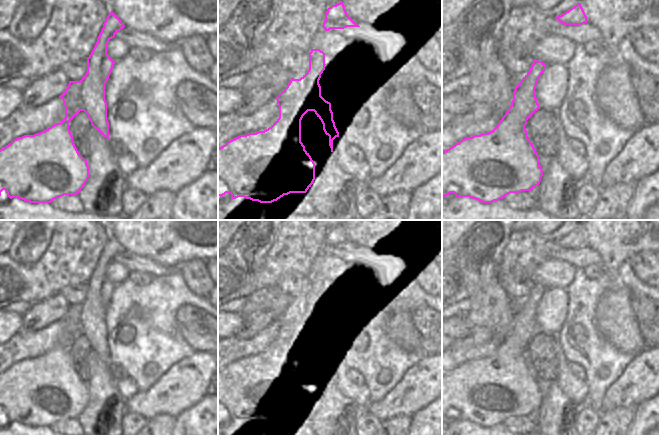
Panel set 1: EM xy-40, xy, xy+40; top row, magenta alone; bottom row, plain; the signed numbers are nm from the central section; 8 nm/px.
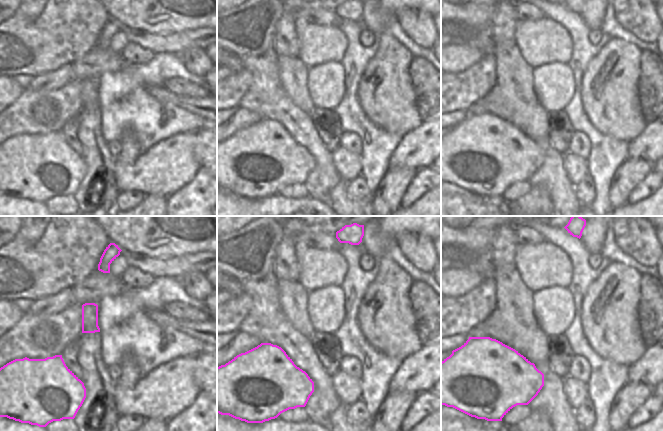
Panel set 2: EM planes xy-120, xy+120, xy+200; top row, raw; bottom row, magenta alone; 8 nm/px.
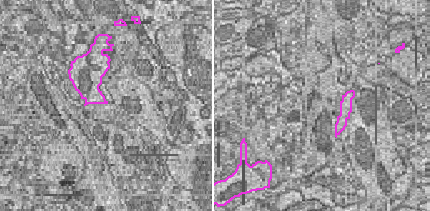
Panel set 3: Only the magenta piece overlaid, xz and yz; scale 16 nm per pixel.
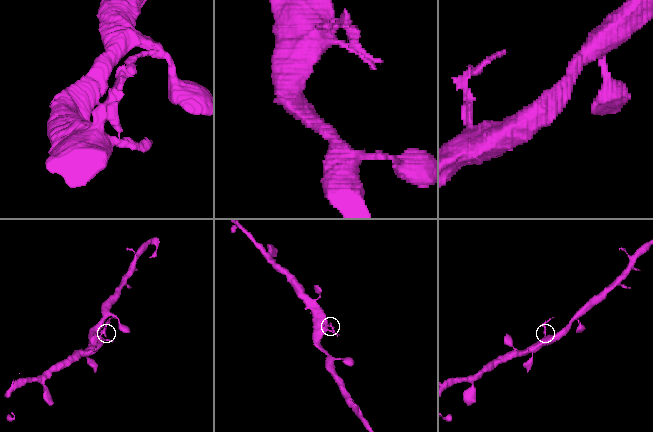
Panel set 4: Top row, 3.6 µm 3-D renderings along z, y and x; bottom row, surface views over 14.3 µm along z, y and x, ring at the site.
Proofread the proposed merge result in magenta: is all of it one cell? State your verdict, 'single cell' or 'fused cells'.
single cell

